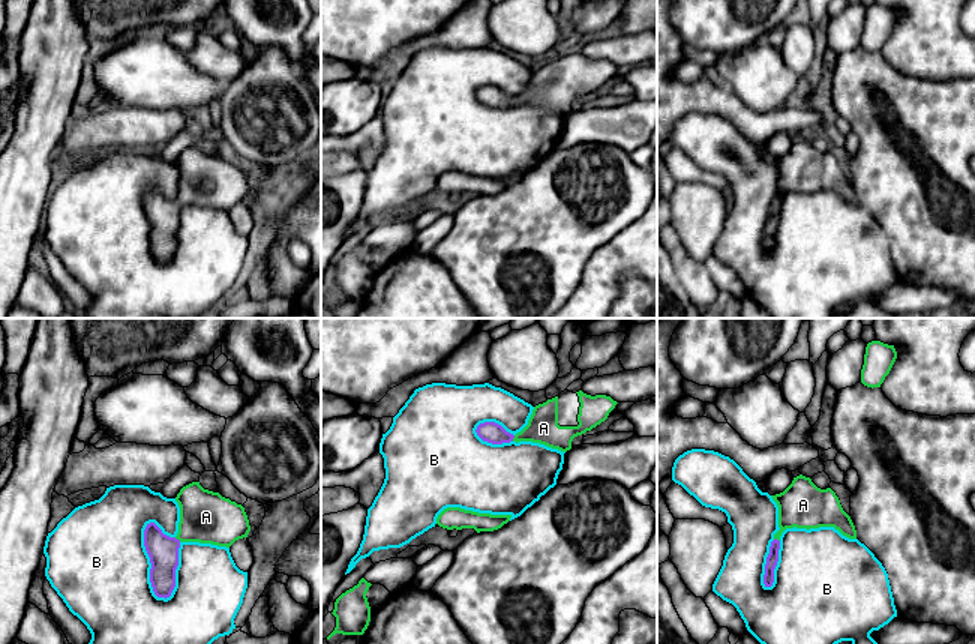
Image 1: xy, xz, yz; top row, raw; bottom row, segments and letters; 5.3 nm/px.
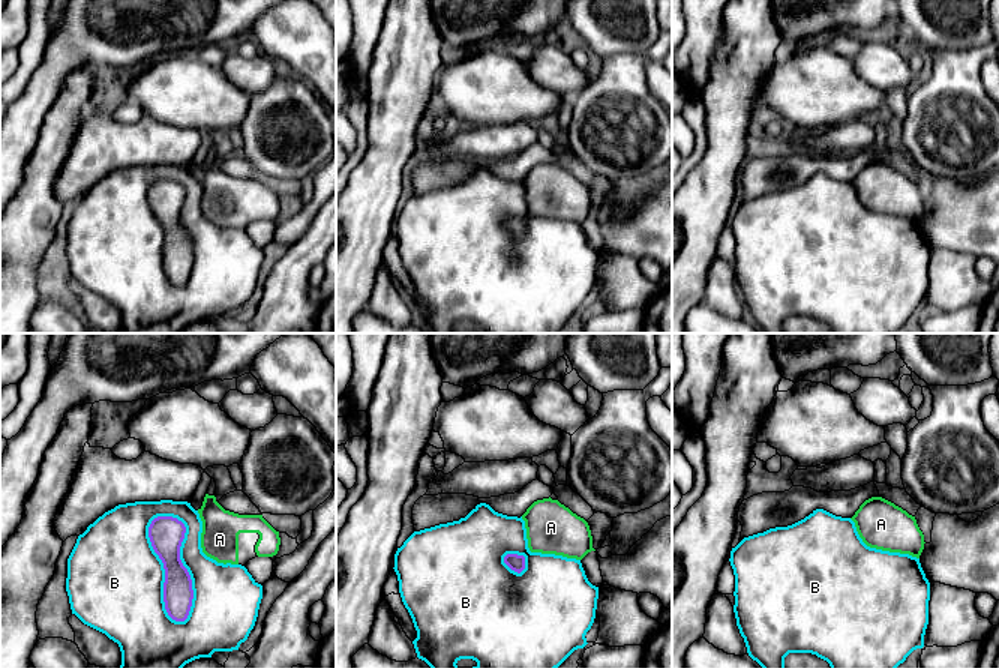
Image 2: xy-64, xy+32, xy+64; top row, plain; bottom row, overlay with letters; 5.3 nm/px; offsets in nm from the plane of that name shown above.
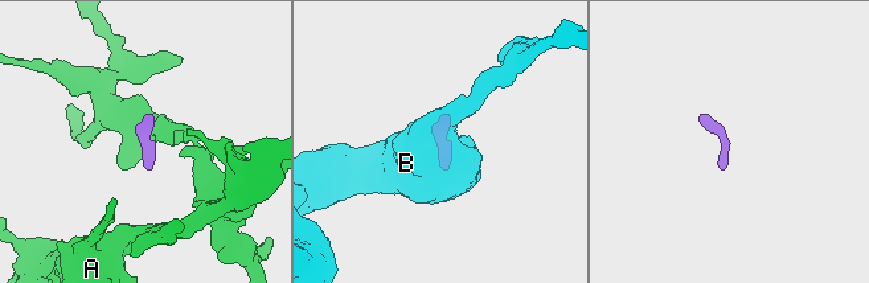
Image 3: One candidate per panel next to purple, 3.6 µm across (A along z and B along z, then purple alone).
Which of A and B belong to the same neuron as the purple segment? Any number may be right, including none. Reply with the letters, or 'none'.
A

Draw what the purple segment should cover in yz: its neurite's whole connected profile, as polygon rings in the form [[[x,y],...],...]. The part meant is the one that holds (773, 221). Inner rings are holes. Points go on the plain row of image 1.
[[[794,141],[792,147],[780,158],[771,159],[778,170],[778,191],[766,221],[764,248],[771,251],[774,233],[778,225],[780,200],[786,192],[834,191],[843,200],[856,203],[850,180],[843,174],[838,161],[831,152],[818,152],[810,141]]]

